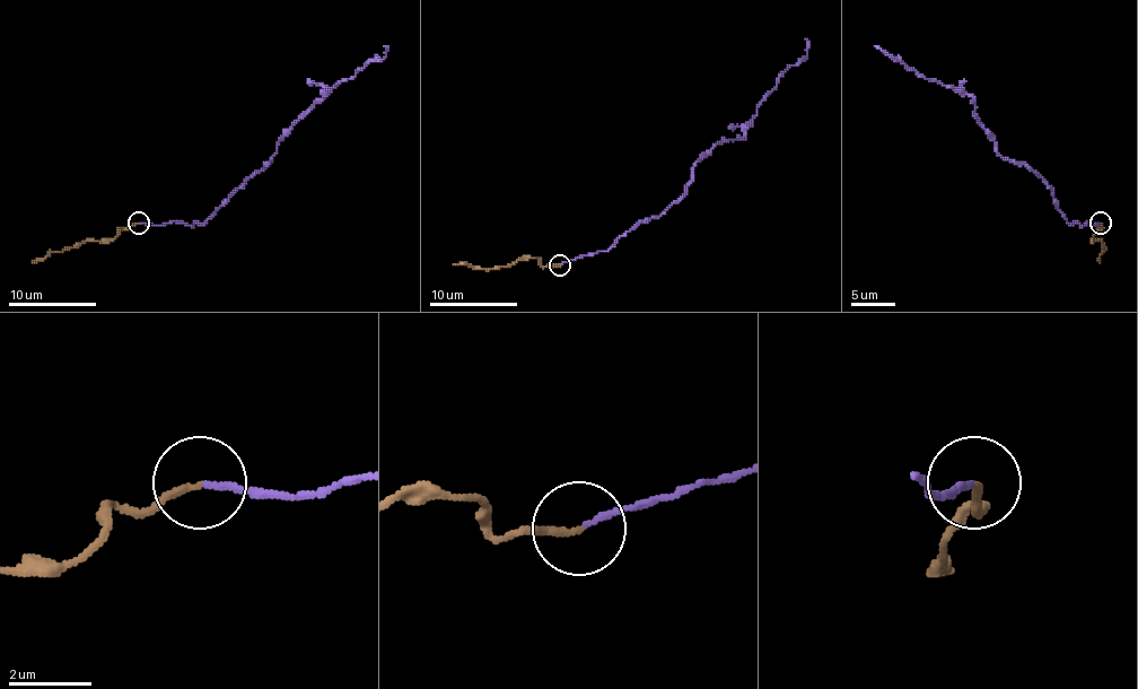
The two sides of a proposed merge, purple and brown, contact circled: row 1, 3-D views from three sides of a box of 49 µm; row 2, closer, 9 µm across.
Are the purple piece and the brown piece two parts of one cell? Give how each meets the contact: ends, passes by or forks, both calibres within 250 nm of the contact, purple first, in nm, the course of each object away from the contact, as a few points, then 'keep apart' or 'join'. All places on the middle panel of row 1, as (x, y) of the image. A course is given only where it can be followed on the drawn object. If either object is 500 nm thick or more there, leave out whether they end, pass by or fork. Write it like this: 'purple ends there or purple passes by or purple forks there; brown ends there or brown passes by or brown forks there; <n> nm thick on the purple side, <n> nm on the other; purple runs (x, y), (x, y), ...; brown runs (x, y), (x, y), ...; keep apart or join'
purple ends there; brown ends there; 140 nm thick on the purple side, 170 nm on the other; purple runs (560, 264), (658, 218), (698, 162), (744, 136), (759, 103), (807, 54), (805, 38); brown runs (560, 264), (543, 267), (534, 258), (486, 269), (453, 264); keep apart

